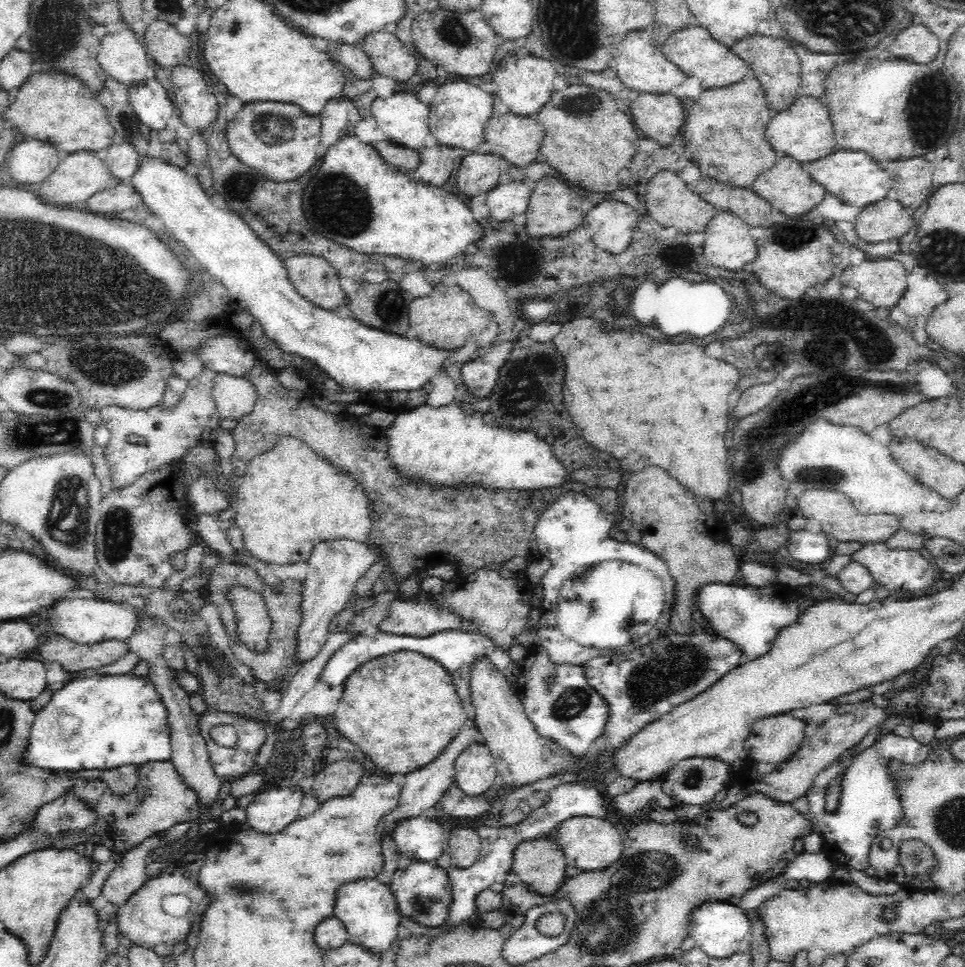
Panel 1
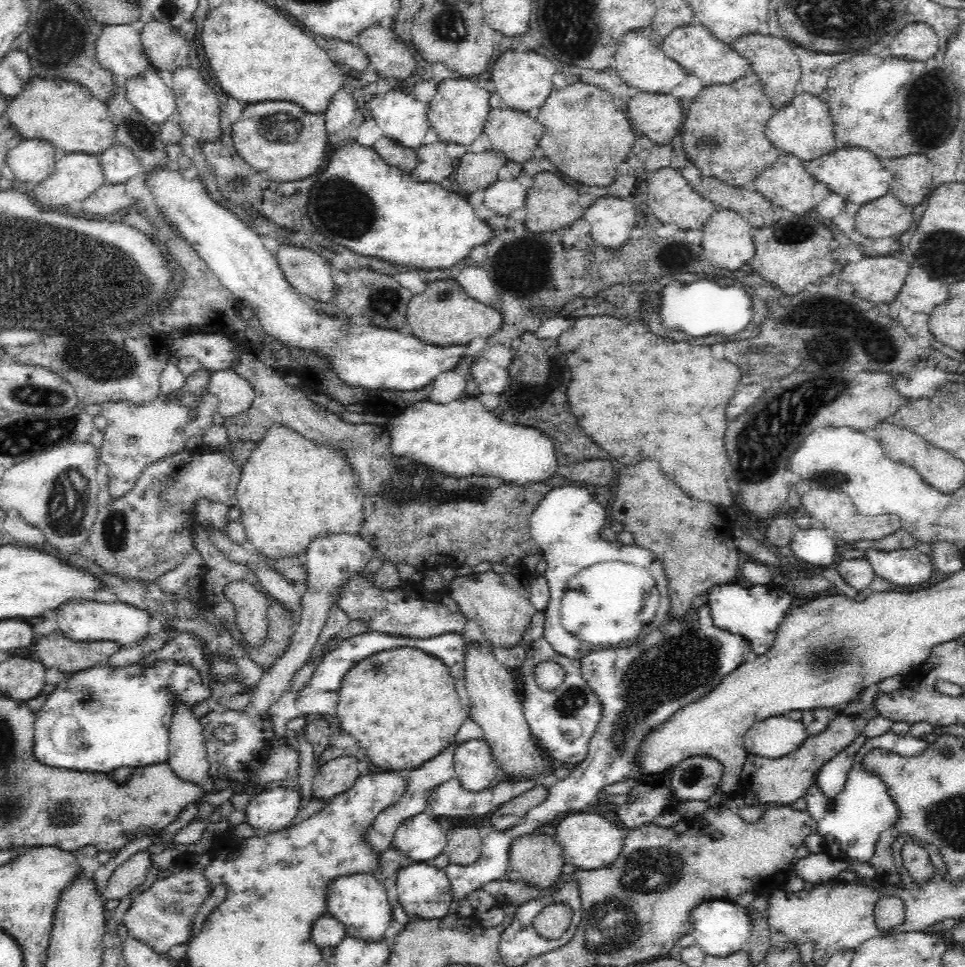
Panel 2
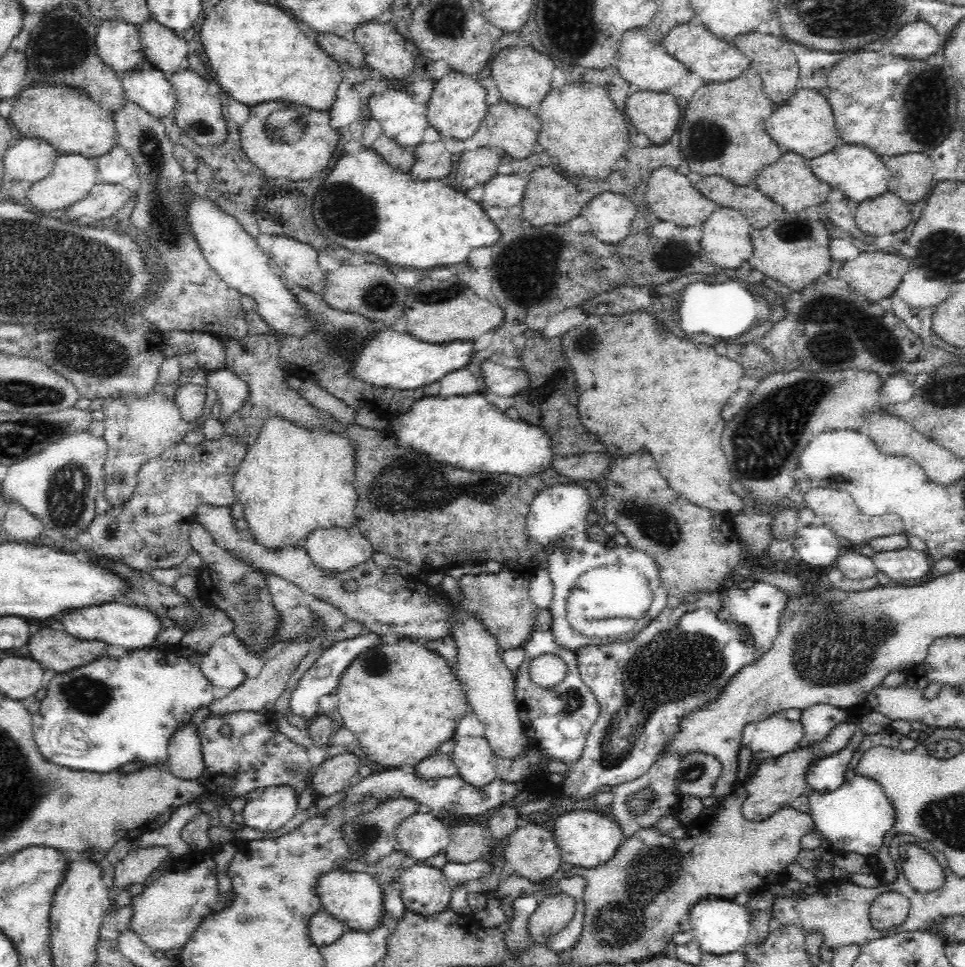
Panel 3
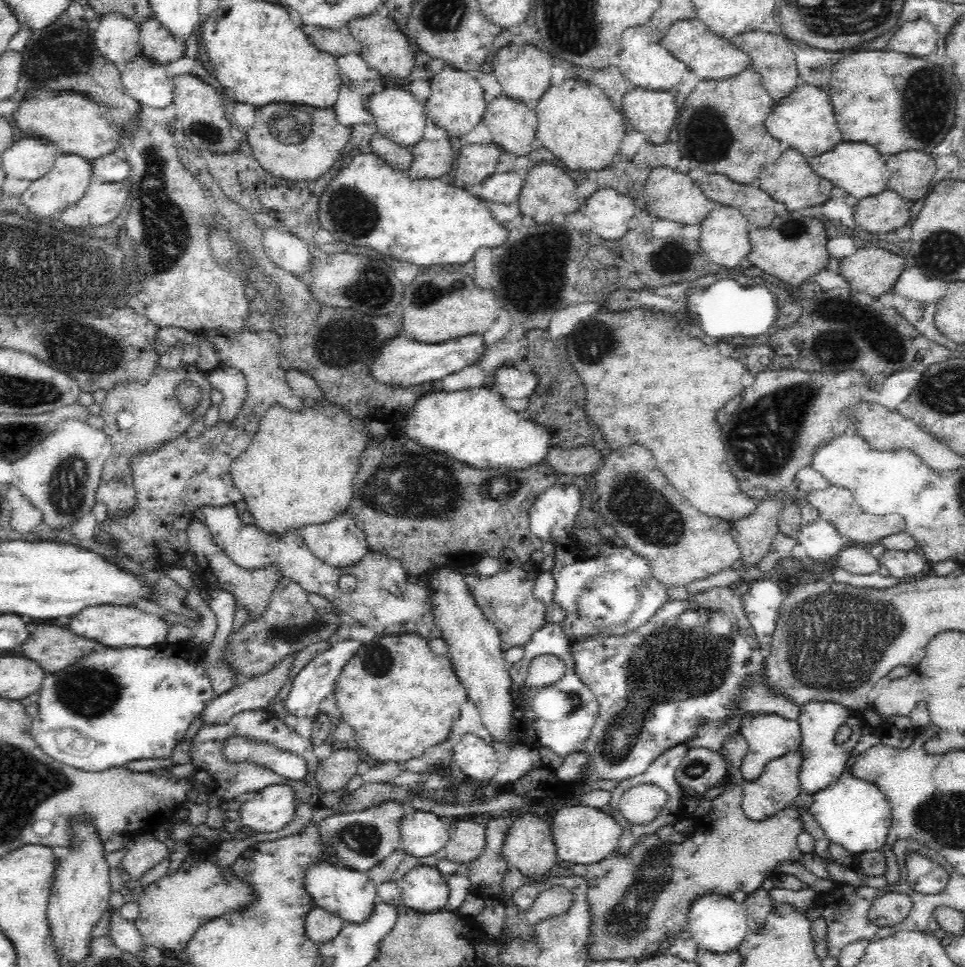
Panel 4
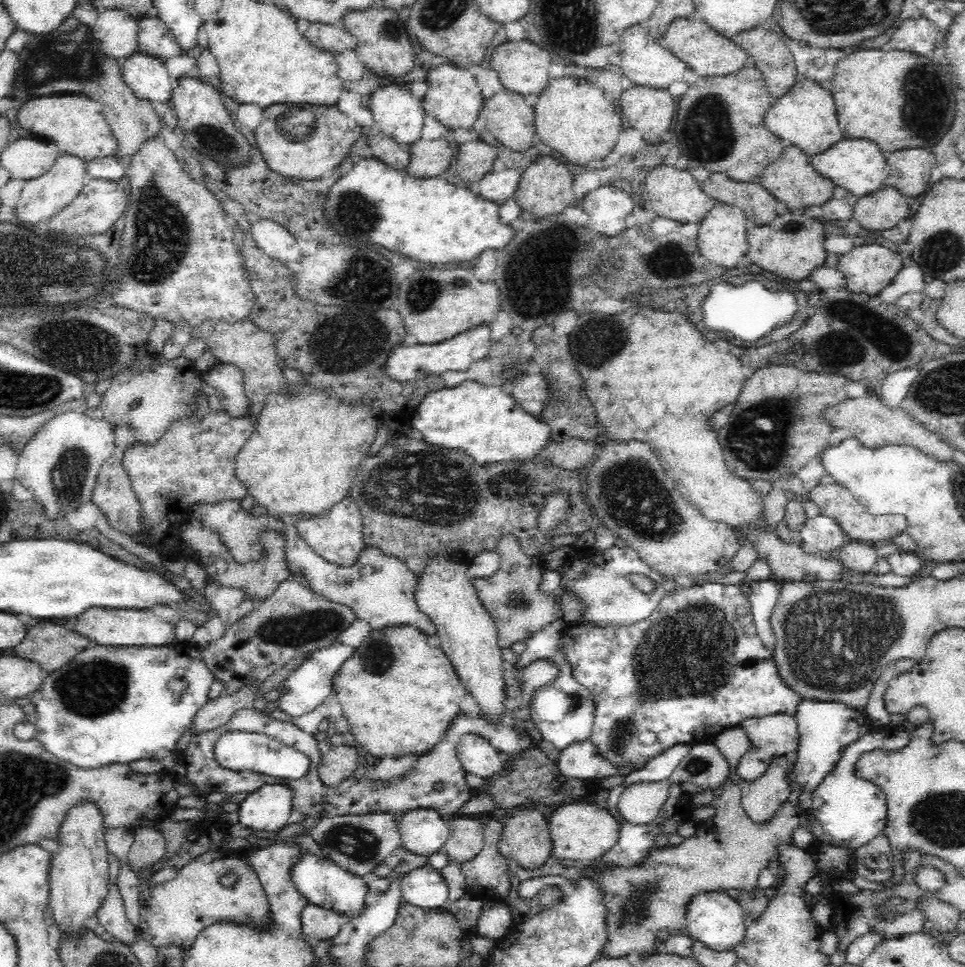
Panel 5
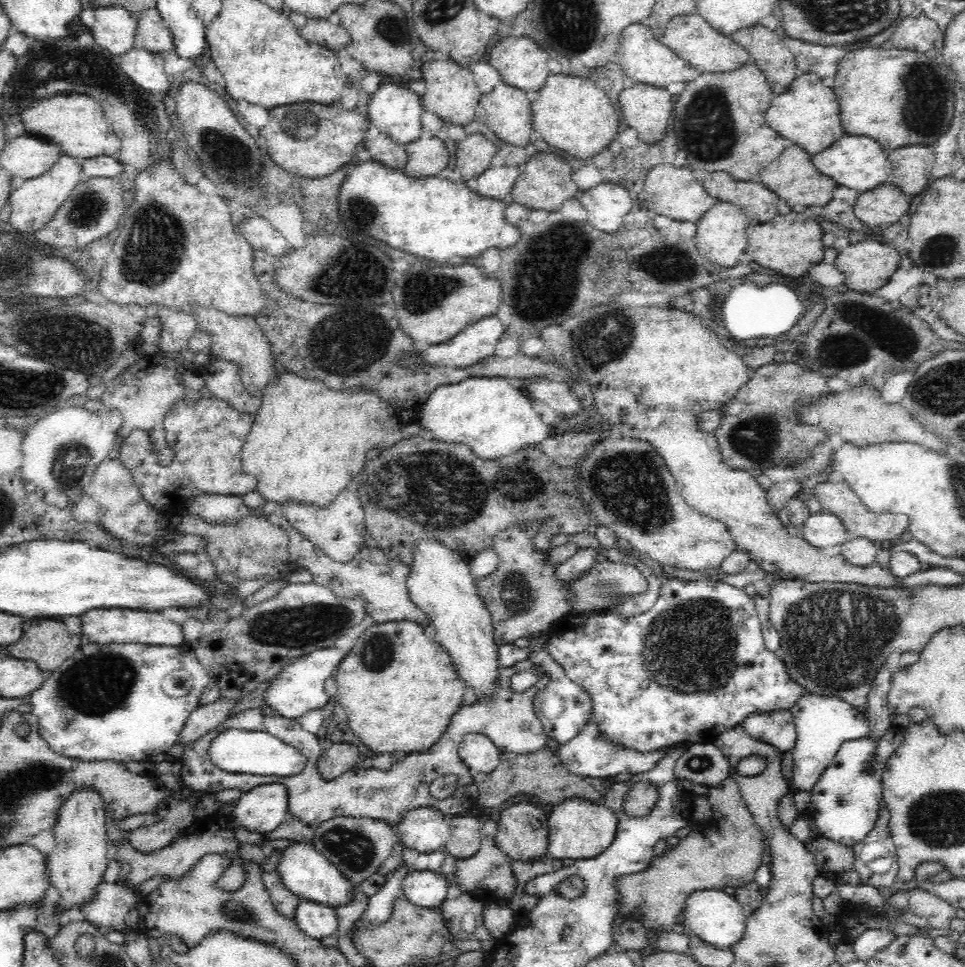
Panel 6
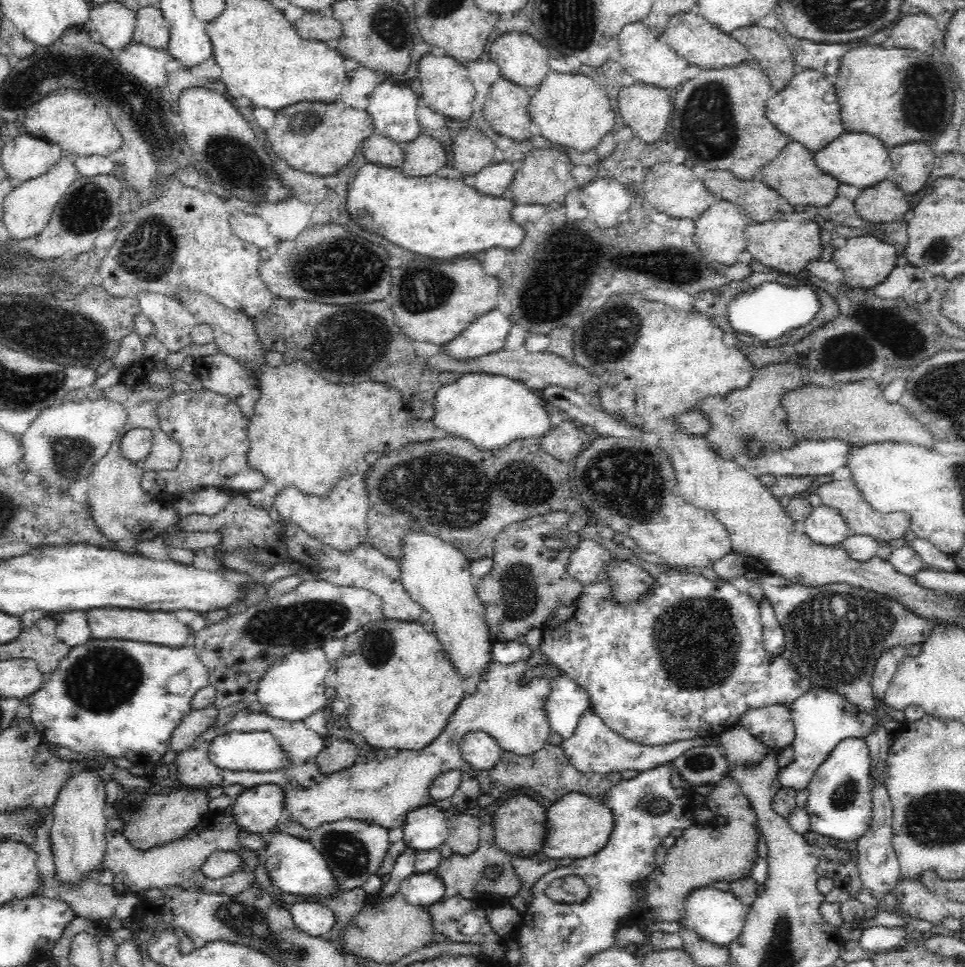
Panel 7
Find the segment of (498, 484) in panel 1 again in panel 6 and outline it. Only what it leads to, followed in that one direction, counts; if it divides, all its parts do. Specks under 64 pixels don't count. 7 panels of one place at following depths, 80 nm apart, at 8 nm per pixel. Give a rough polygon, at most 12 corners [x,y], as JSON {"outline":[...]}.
{"outline":[[496,377],[439,387],[413,417],[482,460],[552,436]]}

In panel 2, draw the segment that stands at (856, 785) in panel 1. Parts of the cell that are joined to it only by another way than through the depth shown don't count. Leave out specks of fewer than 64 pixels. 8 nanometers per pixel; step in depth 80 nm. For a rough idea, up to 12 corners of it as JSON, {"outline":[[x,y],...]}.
{"outline":[[892,730],[856,753],[832,808],[813,784],[805,794],[825,853],[869,863],[899,810],[877,774],[874,749],[918,756],[929,744]]}

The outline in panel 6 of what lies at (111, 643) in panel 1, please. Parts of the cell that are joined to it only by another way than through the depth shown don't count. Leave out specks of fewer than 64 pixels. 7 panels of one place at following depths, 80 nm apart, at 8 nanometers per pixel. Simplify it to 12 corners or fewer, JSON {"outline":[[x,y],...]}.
{"outline":[[34,620],[10,657],[40,670],[60,665],[82,646],[57,620]]}

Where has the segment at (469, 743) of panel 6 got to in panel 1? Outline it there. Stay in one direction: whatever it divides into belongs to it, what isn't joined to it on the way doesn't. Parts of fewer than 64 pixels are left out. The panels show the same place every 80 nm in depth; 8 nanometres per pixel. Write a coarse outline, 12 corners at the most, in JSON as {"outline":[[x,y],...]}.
{"outline":[[483,743],[463,749],[455,783],[470,797],[483,795],[497,776]]}

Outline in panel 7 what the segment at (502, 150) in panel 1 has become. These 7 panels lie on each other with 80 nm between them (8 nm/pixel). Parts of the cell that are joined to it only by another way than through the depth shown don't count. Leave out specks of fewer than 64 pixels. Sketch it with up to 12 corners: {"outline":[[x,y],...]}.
{"outline":[[500,77],[484,96],[489,128],[516,142],[532,137],[524,87]]}

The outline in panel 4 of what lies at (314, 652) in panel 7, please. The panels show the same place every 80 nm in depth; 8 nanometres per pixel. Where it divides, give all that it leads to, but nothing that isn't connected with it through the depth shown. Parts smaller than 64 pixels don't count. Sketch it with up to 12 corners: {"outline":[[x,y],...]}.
{"outline":[[342,640],[308,662],[285,699],[315,717],[364,642]]}

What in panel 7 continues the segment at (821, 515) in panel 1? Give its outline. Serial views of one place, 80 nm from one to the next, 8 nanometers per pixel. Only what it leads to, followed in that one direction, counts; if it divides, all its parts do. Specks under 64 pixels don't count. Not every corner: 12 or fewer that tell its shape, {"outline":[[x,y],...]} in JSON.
{"outline":[[850,479],[815,493],[841,513],[851,534],[879,542],[903,538],[904,511],[876,512]]}

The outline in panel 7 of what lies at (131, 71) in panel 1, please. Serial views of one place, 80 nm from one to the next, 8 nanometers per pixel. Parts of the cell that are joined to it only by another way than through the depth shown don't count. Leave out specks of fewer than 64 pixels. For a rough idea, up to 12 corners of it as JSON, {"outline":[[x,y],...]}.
{"outline":[[123,4],[96,5],[89,19],[112,51],[133,41],[136,16]]}

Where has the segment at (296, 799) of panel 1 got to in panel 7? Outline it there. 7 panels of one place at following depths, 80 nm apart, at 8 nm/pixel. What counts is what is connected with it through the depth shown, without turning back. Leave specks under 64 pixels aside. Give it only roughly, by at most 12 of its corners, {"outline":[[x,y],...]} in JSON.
{"outline":[[276,784],[253,786],[233,799],[231,820],[269,835],[285,794]]}

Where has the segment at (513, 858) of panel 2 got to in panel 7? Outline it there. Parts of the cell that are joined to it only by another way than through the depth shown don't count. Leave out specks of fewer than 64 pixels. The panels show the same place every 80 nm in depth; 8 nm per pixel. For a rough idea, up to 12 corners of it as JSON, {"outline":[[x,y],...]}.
{"outline":[[526,795],[493,815],[496,845],[518,858],[542,852],[547,810]]}

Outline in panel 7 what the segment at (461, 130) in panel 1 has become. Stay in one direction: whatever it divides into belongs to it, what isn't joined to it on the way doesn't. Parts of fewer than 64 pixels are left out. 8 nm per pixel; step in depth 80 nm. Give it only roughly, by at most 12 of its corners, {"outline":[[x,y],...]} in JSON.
{"outline":[[419,60],[421,105],[461,125],[475,96],[467,67]]}

